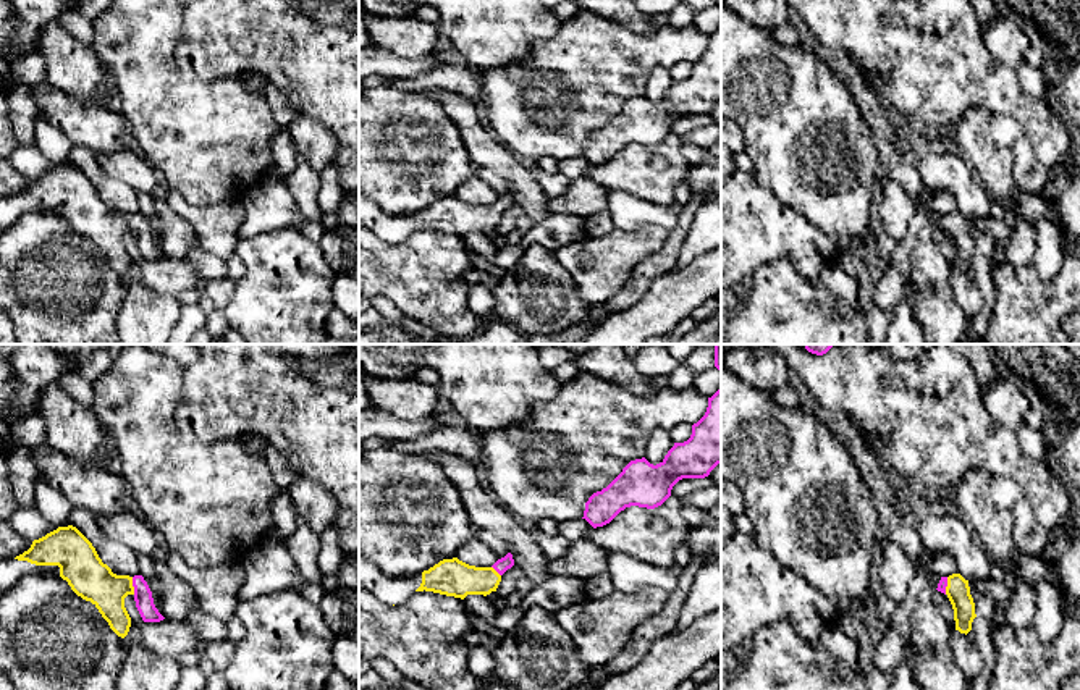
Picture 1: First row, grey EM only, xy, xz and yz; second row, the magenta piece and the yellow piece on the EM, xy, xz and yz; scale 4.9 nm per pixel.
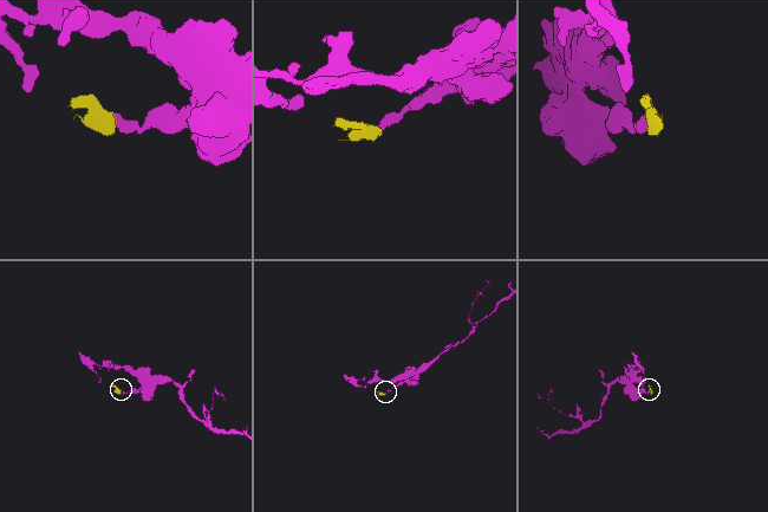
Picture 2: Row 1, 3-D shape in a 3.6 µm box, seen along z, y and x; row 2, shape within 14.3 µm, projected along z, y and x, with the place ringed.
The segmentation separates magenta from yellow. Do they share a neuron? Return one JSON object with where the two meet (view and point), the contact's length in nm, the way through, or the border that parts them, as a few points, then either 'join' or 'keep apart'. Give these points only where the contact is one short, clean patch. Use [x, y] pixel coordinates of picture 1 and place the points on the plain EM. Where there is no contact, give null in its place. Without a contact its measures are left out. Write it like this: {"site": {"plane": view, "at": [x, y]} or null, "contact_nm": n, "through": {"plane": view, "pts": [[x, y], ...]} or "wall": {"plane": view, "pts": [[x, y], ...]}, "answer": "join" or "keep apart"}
{"site": {"plane": "xy", "at": [133, 223]}, "contact_nm": 90, "through": {"plane": "xy", "pts": [[143, 233], [133, 223], [99, 223], [86, 212]]}, "answer": "join"}

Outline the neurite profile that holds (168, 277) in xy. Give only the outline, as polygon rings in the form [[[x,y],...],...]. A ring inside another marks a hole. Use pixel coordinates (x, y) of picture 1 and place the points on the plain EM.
[[[134,233],[124,236],[124,246],[131,259],[139,265],[139,278],[144,288],[176,297],[191,289],[204,291],[205,281],[188,259],[175,260],[163,257],[160,260],[144,260],[136,246]]]

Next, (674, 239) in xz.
[[[676,226],[668,231],[664,244],[658,252],[643,259],[631,273],[624,288],[621,288],[608,302],[600,307],[590,307],[587,315],[574,326],[592,326],[598,317],[616,313],[635,305],[648,291],[652,283],[673,270],[674,260],[684,244],[686,229]]]

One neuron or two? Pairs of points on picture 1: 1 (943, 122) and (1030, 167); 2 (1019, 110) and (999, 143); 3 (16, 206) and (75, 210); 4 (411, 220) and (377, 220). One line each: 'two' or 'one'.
1: two
2: two
3: one
4: one

